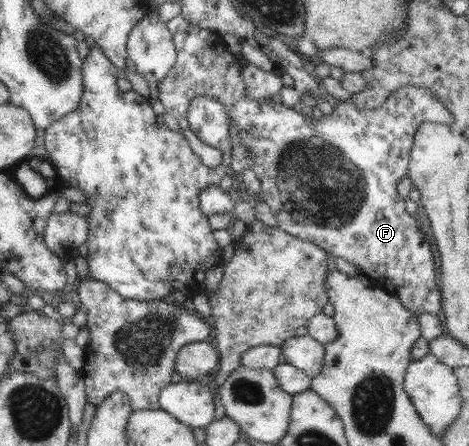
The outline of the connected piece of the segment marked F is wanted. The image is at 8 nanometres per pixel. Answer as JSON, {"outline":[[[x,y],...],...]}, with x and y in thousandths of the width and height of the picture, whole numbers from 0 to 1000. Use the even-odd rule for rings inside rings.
{"outline":[[[375,36],[375,40],[356,49],[356,61],[362,65],[367,81],[371,83],[373,108],[380,112],[380,130],[375,132],[373,148],[365,152],[358,168],[350,175],[350,184],[341,184],[341,200],[345,200],[345,229],[350,229],[352,253],[367,258],[380,278],[384,280],[384,296],[392,300],[399,316],[405,321],[407,332],[418,341],[418,348],[426,350],[429,361],[435,370],[448,377],[456,377],[471,368],[473,345],[469,334],[448,332],[435,318],[422,314],[418,300],[409,296],[407,280],[401,271],[401,251],[407,240],[407,226],[422,215],[443,215],[458,222],[463,229],[473,233],[478,249],[488,262],[488,309],[493,316],[493,348],[495,361],[490,370],[493,388],[505,399],[525,381],[537,381],[548,397],[548,404],[557,413],[557,426],[548,442],[559,444],[567,457],[580,469],[584,484],[593,498],[591,509],[601,513],[614,527],[627,529],[629,534],[661,543],[691,563],[706,570],[708,578],[729,578],[746,592],[765,599],[772,605],[772,614],[787,626],[797,628],[806,641],[819,641],[814,650],[836,657],[844,668],[853,670],[861,691],[878,700],[908,700],[908,704],[921,704],[921,709],[938,711],[945,700],[942,691],[942,661],[938,659],[938,643],[930,637],[930,592],[925,592],[925,570],[921,567],[921,543],[908,525],[896,520],[891,511],[891,498],[883,482],[866,475],[864,448],[853,442],[844,417],[857,397],[866,395],[872,386],[872,361],[874,341],[883,325],[885,303],[908,274],[917,271],[928,278],[955,280],[966,278],[966,258],[959,247],[947,240],[947,233],[932,220],[930,209],[921,200],[904,195],[887,195],[883,191],[866,191],[853,195],[849,202],[840,204],[836,213],[810,238],[808,242],[793,247],[776,247],[761,242],[746,226],[714,226],[714,238],[710,240],[710,251],[691,258],[684,269],[670,271],[665,262],[644,260],[635,251],[629,251],[623,242],[612,242],[601,233],[582,231],[574,226],[571,231],[546,231],[529,213],[529,202],[525,202],[525,188],[520,188],[520,175],[516,175],[518,161],[516,150],[520,150],[520,137],[512,126],[503,126],[497,117],[484,110],[473,81],[458,70],[446,70],[439,63],[426,63],[416,54],[405,54],[401,45],[392,45],[390,36]],[[512,289],[525,289],[535,298],[535,305],[522,316],[512,314],[507,307],[507,294]]]}

